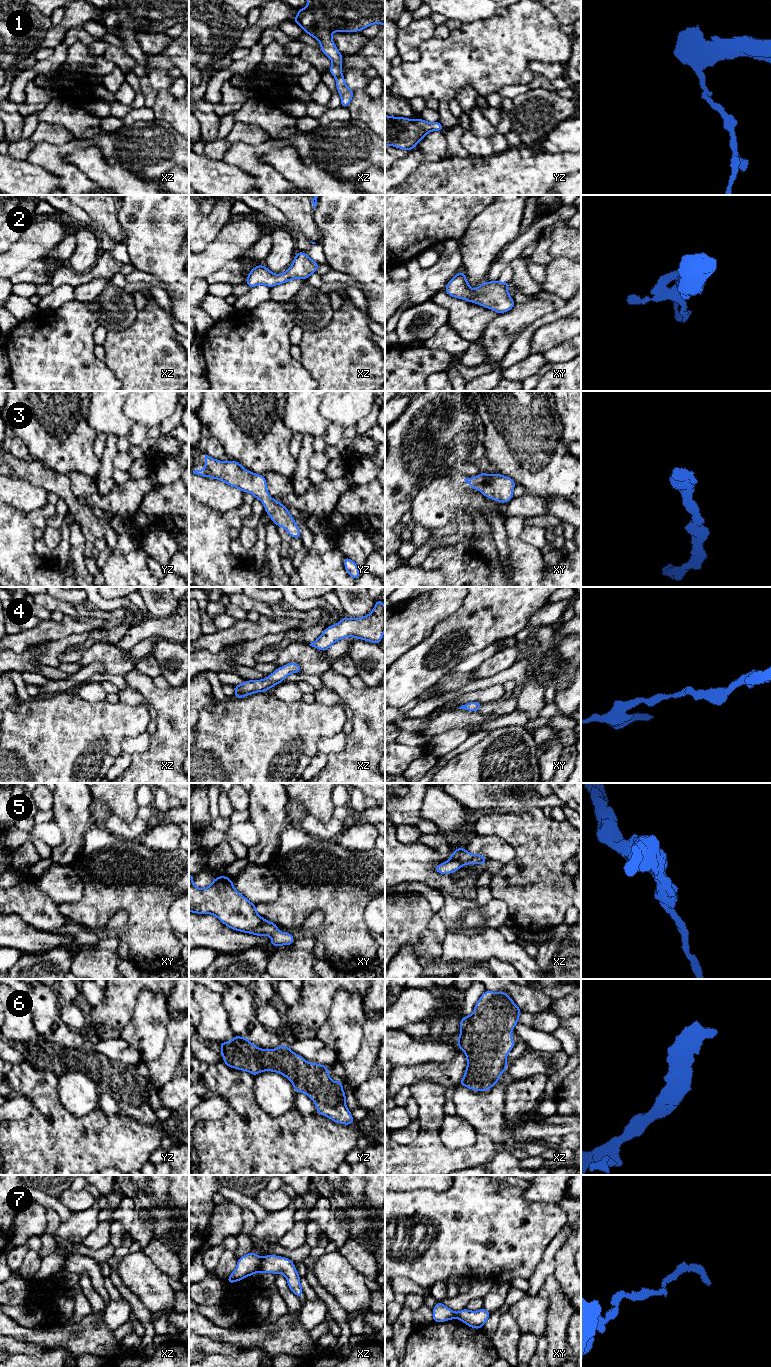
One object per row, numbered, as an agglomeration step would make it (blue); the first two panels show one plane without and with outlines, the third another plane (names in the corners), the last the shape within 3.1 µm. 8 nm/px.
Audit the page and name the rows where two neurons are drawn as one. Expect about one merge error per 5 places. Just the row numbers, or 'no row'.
7

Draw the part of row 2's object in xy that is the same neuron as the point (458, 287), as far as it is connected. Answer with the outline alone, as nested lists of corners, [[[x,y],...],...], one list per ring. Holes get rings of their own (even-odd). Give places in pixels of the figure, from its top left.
[[[460,271],[451,278],[444,290],[452,297],[476,303],[501,314],[510,311],[515,305],[509,295],[508,286],[509,282],[485,281],[473,290],[464,272]]]

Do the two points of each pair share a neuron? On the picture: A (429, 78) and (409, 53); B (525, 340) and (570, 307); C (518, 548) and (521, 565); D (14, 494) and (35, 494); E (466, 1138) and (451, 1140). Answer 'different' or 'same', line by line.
A: different
B: same
C: same
D: same
E: same

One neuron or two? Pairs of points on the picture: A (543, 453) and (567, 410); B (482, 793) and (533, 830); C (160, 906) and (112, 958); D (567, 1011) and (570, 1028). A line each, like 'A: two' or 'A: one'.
A: two
B: two
C: two
D: two

